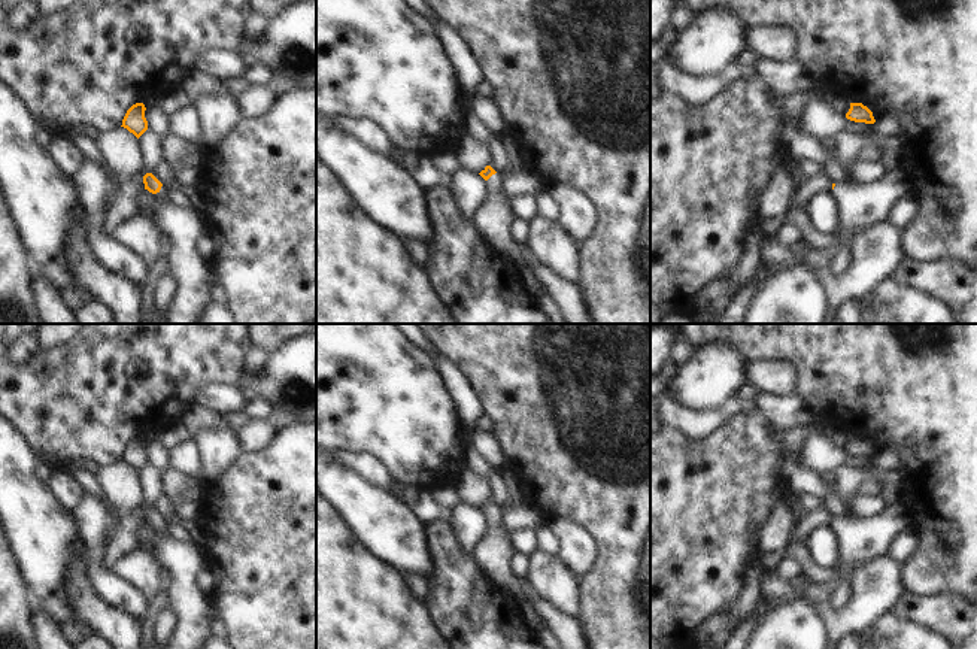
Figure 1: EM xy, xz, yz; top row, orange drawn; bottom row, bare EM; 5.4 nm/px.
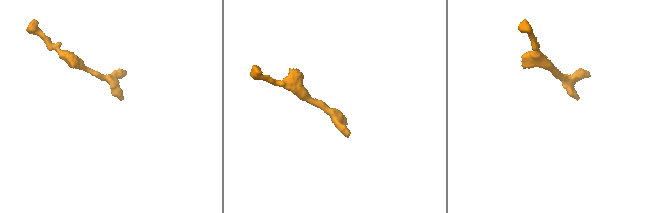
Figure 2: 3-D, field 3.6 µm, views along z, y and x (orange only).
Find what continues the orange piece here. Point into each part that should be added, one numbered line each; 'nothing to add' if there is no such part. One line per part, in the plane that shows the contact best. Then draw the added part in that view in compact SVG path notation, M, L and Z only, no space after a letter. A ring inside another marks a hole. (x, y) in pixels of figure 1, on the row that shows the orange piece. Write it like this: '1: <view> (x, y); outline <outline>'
1: xz (492, 218); outline M501 173L492 175L485 182L488 195L473 219L479 234L498 254L513 260L518 266L528 266L533 270L537 282L544 286L567 324L591 324L577 283L559 278L540 264L527 245L515 245L512 242L509 225L513 219L513 212L509 207L507 197L501 191Z

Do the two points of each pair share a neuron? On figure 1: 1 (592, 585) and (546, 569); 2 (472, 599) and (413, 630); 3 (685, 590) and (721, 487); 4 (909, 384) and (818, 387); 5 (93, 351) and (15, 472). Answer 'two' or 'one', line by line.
1: two
2: two
3: one
4: one
5: two

